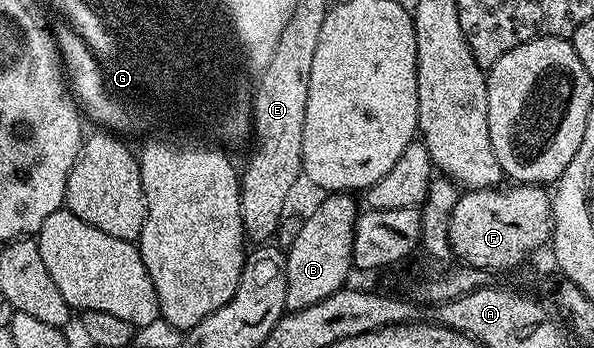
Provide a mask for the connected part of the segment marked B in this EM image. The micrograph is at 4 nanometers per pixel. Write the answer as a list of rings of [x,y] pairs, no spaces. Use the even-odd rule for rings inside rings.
[[[329,193],[325,200],[306,217],[293,239],[293,244],[285,251],[285,272],[287,273],[286,312],[307,309],[331,293],[346,286],[349,271],[353,265],[353,238],[357,228],[359,206],[352,194]]]

